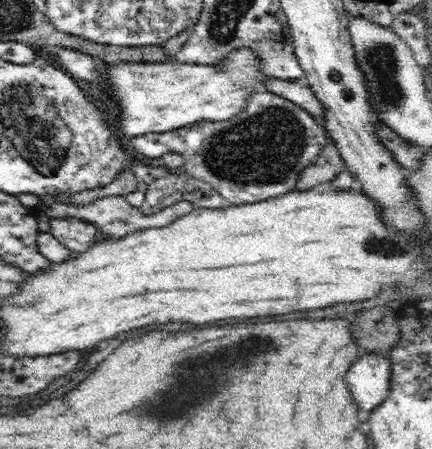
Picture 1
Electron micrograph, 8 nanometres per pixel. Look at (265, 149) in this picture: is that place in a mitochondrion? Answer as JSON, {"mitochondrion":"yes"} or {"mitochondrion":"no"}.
{"mitochondrion":"yes"}

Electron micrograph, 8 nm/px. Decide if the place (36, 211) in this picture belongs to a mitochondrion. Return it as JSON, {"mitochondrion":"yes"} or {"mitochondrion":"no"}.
{"mitochondrion":"no"}

